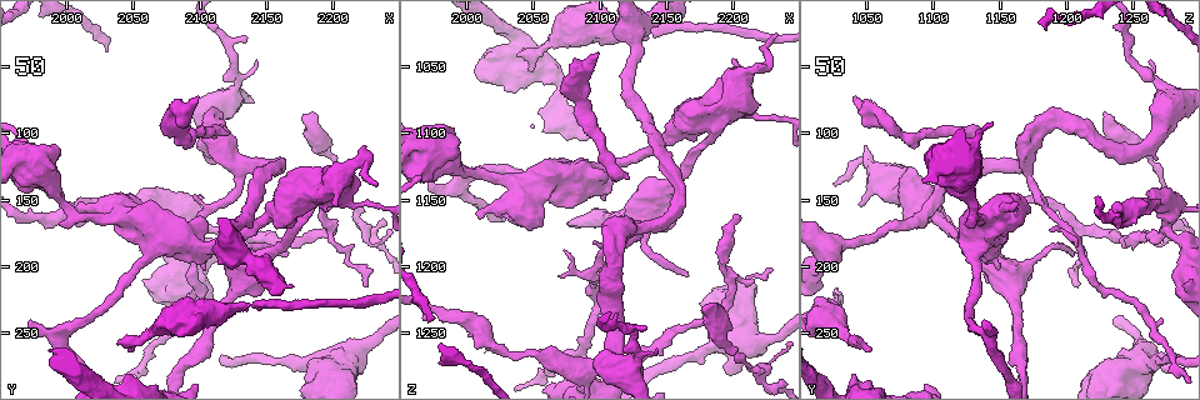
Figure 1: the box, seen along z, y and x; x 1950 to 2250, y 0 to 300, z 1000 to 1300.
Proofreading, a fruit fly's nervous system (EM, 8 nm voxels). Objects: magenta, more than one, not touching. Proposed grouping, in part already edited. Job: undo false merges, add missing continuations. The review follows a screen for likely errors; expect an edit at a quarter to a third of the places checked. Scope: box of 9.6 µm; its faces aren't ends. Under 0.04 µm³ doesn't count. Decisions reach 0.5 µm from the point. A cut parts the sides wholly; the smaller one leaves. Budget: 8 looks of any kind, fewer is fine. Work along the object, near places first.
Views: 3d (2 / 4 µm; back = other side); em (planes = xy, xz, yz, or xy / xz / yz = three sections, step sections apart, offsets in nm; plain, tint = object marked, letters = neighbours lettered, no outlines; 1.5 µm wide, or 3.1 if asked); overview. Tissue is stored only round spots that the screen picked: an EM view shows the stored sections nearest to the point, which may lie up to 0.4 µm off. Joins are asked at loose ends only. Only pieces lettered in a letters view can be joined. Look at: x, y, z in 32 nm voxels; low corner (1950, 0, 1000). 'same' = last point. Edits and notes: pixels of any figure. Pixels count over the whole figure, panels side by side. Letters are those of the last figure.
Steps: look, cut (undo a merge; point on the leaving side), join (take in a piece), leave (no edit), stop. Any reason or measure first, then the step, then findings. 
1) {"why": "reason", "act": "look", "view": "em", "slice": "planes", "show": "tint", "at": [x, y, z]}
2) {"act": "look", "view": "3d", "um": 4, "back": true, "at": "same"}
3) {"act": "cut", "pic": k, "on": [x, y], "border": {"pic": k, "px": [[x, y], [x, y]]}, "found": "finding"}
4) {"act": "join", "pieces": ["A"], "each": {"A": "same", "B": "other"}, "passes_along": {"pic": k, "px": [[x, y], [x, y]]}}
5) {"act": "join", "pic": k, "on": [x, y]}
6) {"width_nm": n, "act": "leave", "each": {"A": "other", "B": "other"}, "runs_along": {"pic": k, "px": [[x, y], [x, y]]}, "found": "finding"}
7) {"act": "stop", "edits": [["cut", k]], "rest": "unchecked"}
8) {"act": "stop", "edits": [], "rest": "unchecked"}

{"why": "free end", "act": "look", "view": "em", "slice": "planes", "show": "letters", "at": [2098, 74, 1042]}

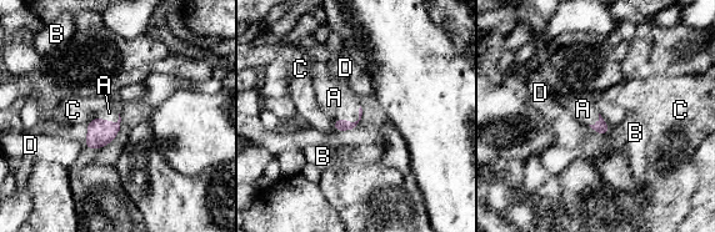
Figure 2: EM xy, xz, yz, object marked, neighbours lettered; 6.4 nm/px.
{"act": "join", "pieces": ["A"], "each": {"A": "same", "B": "other", "C": "other", "D": "other"}, "passes_along": {"pic": 2, "px": [[344, 125], [351, 122], [334, 97]]}, "found": "it goes on there"}

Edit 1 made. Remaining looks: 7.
{"act": "look", "view": "overview"}

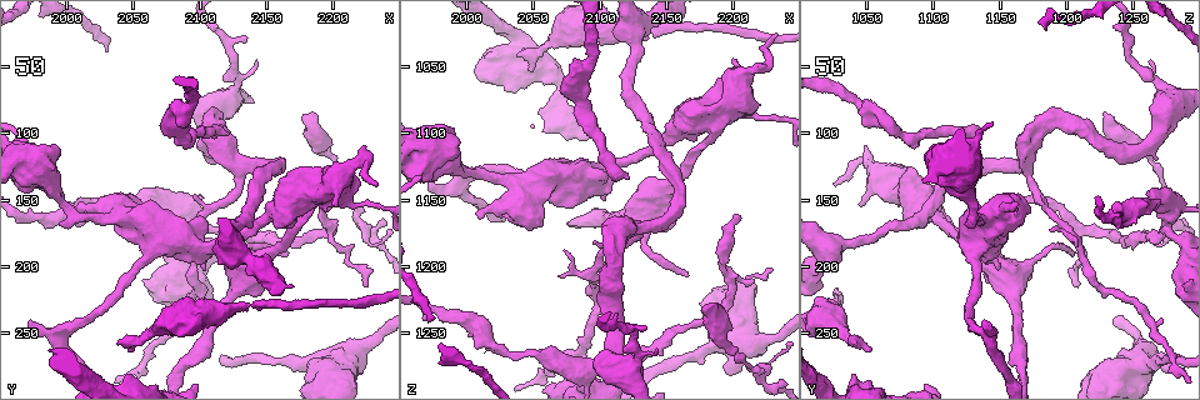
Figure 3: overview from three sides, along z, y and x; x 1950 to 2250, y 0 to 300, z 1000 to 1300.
{"why": "calibre changes", "act": "look", "view": "em", "slice": "yz", "step": 8, "show": "tint", "at": [2202, 120, 1264]}

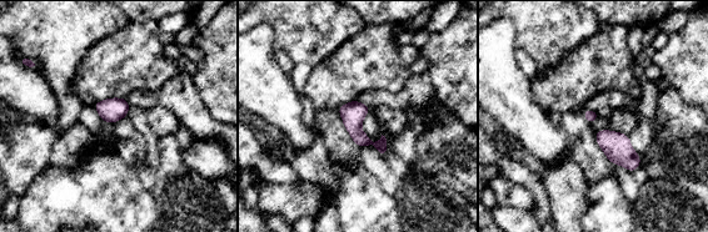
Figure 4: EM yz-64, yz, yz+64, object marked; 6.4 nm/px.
{"why": "cut it another way", "act": "look", "view": "em", "slice": "planes", "show": "tint", "at": "same"}

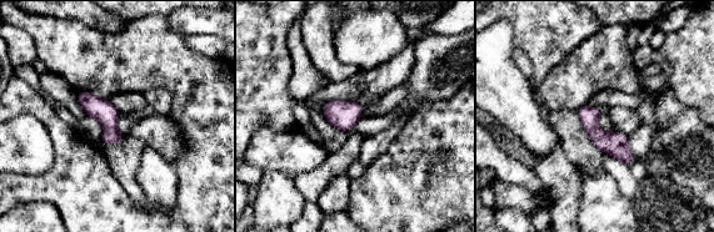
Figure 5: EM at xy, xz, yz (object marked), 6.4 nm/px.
{"why": "see the neighbours", "act": "look", "view": "em", "slice": "planes", "show": "letters", "at": "same"}

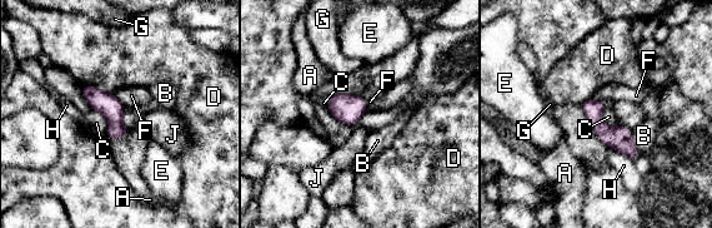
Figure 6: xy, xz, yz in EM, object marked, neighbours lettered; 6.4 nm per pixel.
{"longest_contact_nm": ["D", 220], "act": "leave", "each": {"A": "other", "B": "other", "C": "other", "D": "other", "E": "other", "F": "other", "G": "other", "H": "other", "J": "other"}, "found": "one cell here"}

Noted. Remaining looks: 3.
{"act": "stop", "edits": [["join", 2]], "rest": "unchecked"}

